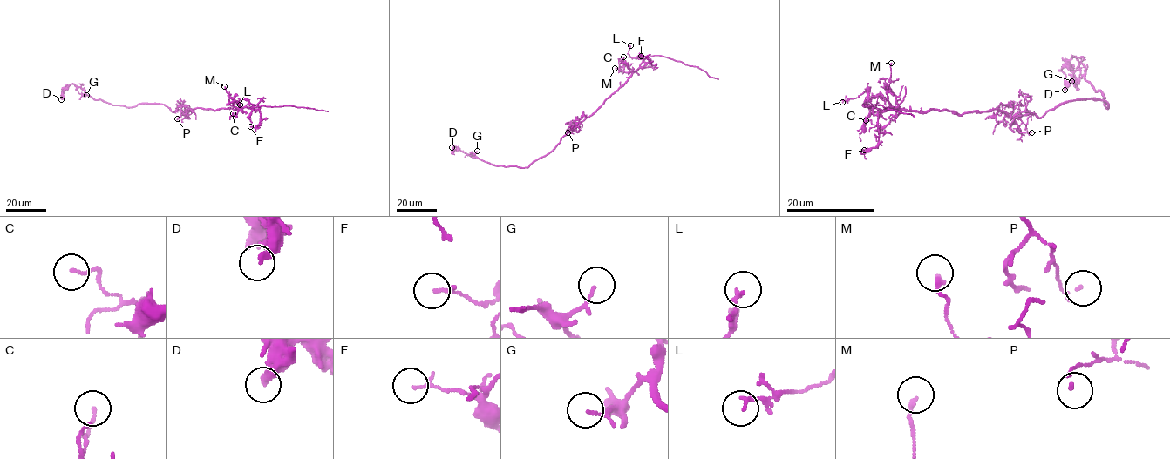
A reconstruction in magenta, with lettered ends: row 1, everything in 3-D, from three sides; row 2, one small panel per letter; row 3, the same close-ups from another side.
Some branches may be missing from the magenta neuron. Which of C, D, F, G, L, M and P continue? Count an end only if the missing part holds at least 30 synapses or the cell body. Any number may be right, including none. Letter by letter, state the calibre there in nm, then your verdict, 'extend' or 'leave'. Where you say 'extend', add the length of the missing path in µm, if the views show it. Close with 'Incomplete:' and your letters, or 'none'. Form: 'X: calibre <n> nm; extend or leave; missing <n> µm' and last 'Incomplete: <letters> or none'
C: calibre 110 nm; leave
D: calibre 280 nm; leave
F: calibre 130 nm; leave
G: calibre 90 nm; leave
L: calibre 140 nm; leave
M: calibre 160 nm; leave
P: calibre 110 nm; leave
Incomplete: none

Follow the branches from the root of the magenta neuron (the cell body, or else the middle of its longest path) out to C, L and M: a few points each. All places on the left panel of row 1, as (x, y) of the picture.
C: (190, 111), (196, 108), (241, 109), (235, 116), (233, 113)
L: (190, 111), (253, 106), (244, 99), (239, 100), (240, 104)
M: (190, 111), (196, 108), (241, 109), (233, 106), (233, 99), (224, 86)

